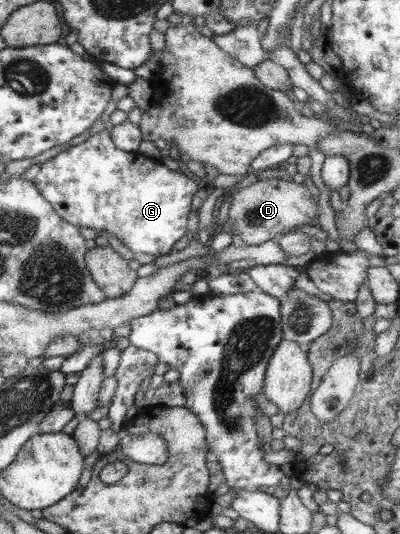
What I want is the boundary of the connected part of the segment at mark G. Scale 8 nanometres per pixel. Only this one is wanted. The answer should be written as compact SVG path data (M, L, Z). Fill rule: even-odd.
M103 129L84 142L68 147L55 157L45 161L32 180L39 192L51 203L57 214L75 226L87 226L95 231L104 230L108 236L116 236L134 253L161 256L169 254L173 245L189 235L187 220L196 205L197 182L178 170L171 170L161 161L146 157L138 151L127 152L115 146L110 132Z

